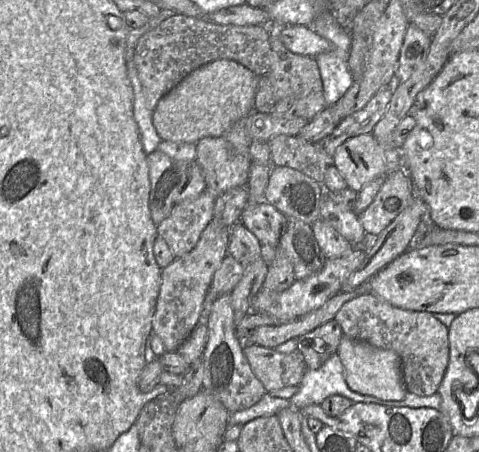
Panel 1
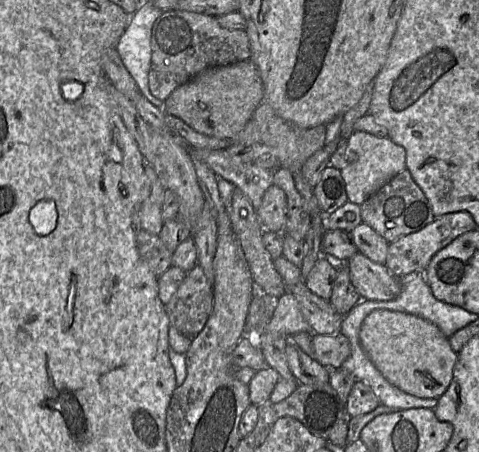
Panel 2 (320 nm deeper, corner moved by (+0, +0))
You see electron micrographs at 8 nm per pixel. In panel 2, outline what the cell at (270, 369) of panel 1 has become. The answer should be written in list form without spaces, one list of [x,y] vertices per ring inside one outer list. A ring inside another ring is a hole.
[[[315,334],[312,337],[314,359],[326,368],[339,368],[349,357],[351,346],[347,337]]]

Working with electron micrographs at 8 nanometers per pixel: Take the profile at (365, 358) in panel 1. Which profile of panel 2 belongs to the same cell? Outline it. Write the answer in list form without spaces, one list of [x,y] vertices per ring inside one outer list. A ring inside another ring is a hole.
[[[385,309],[373,310],[364,319],[360,328],[359,338],[360,338],[360,343],[362,345],[362,348],[364,349],[365,353],[370,358],[374,366],[377,368],[377,370],[383,375],[383,377],[390,384],[396,386],[400,390],[419,398],[437,398],[438,399],[445,393],[445,391],[449,387],[453,378],[453,370],[458,358],[458,353],[456,353],[452,349],[449,342],[449,338],[445,336],[443,332],[436,325],[427,321],[426,319],[413,314],[404,313],[404,312],[397,312],[397,311],[391,311],[391,310],[385,310]]]

